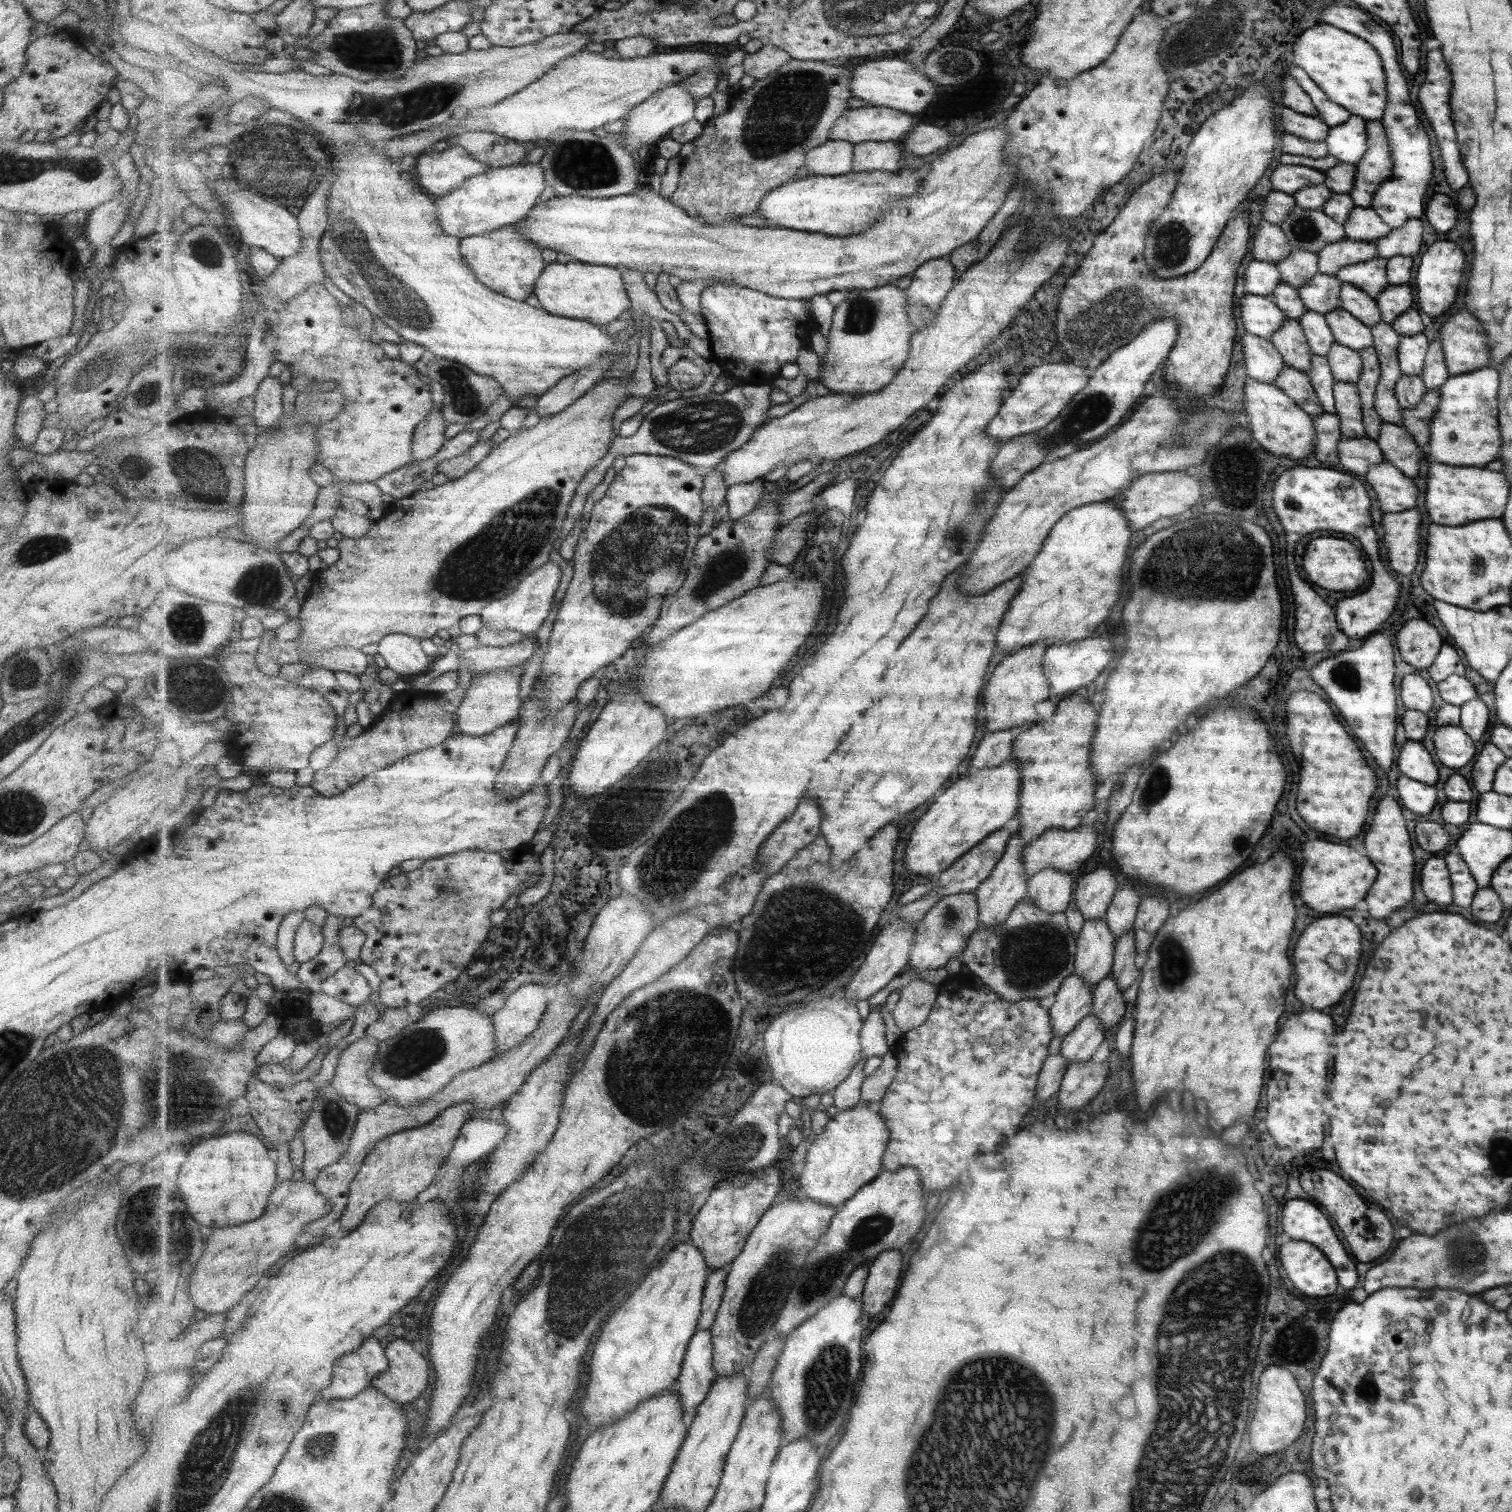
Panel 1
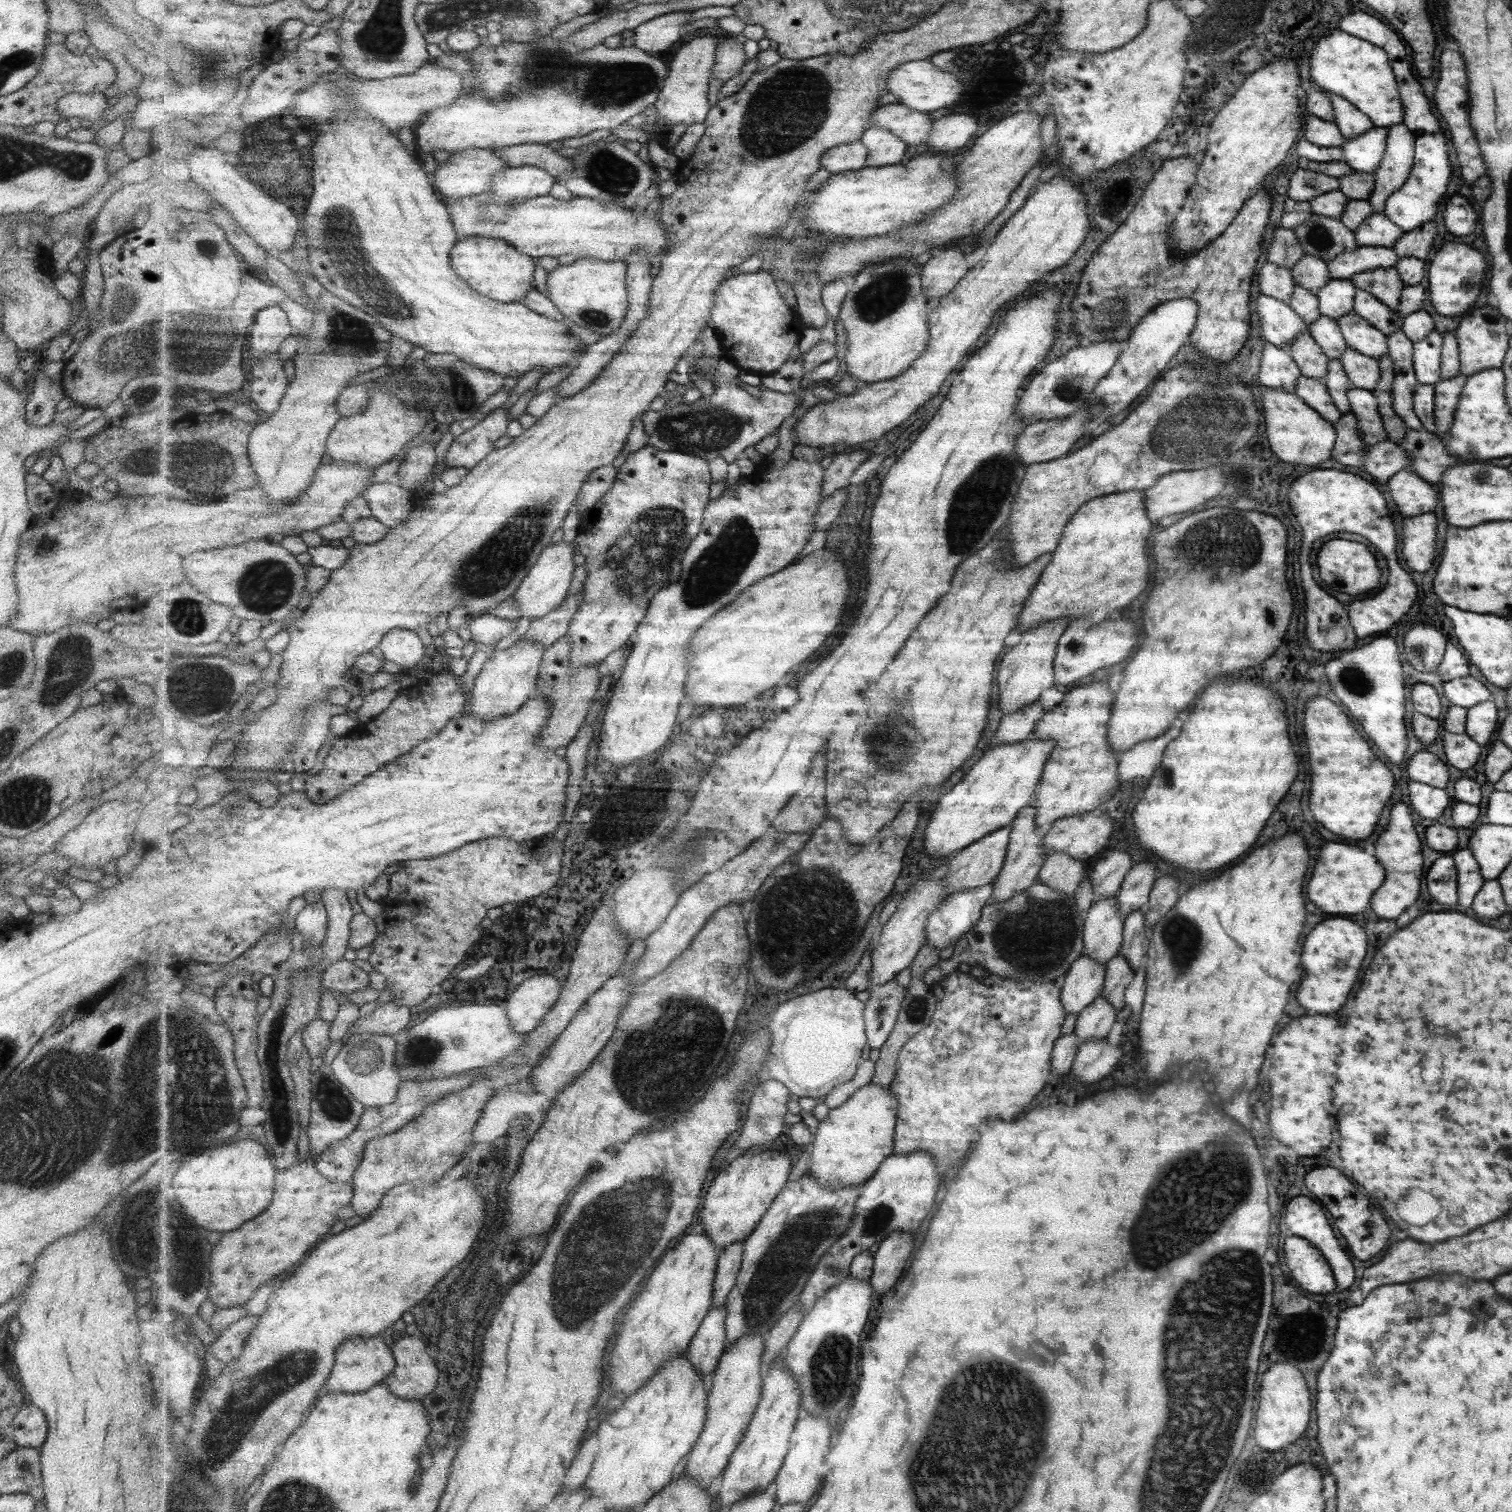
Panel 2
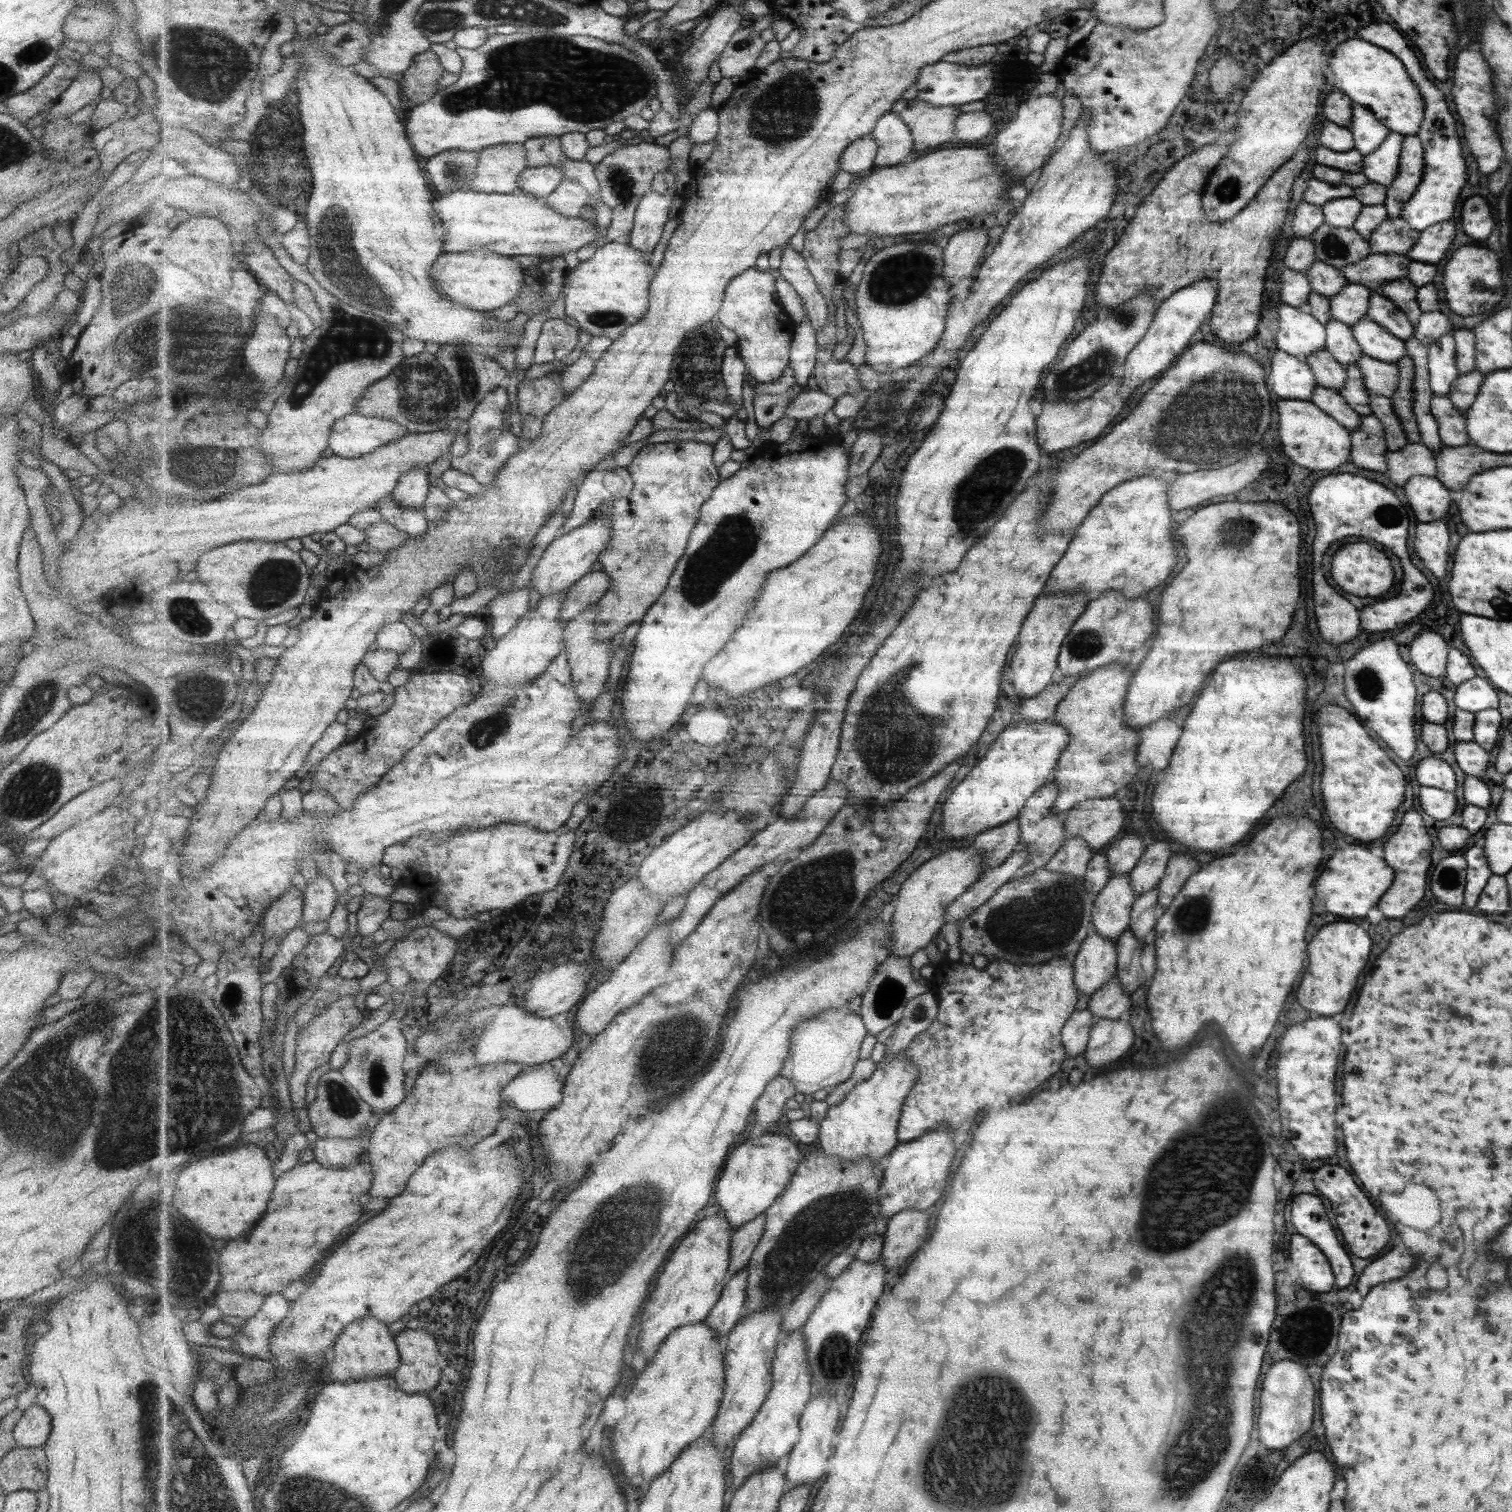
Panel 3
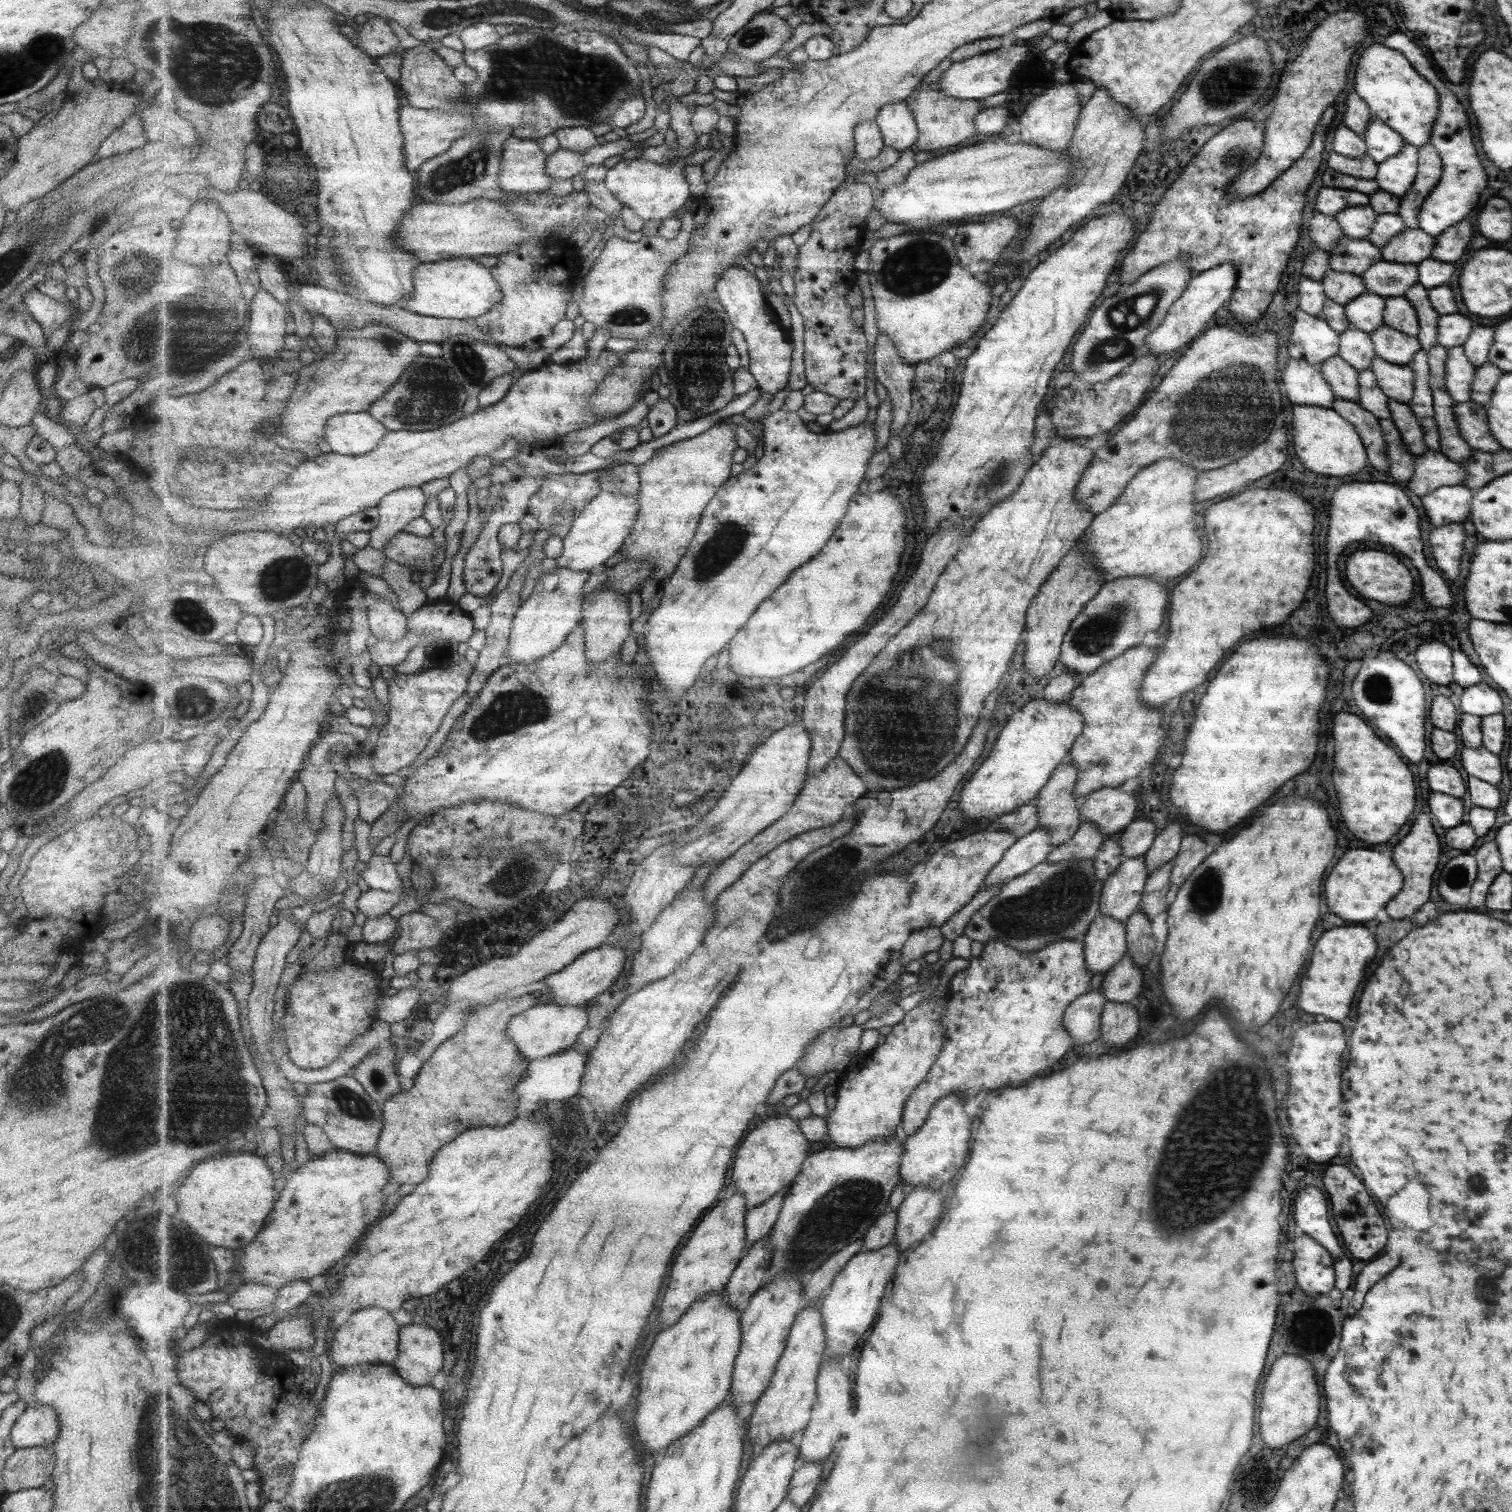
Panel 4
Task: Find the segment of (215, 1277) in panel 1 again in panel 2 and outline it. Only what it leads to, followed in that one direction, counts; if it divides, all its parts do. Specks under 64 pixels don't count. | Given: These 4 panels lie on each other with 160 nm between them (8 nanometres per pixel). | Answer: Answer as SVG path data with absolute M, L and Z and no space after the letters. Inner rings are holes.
M305 1160L293 1165L289 1170L279 1172L277 1188L275 1188L275 1202L259 1218L247 1222L239 1230L237 1240L233 1232L223 1236L221 1240L221 1256L225 1256L223 1260L219 1260L219 1246L213 1250L213 1260L211 1260L213 1280L211 1280L209 1300L215 1304L217 1309L239 1307L249 1302L257 1291L261 1291L264 1284L277 1283L275 1280L277 1276L289 1272L293 1266L298 1267L305 1258L308 1258L309 1252L312 1252L315 1246L319 1246L317 1240L321 1240L323 1236L331 1232L331 1226L335 1226L339 1220L339 1210L352 1204L353 1199L353 1181L351 1183L332 1181L319 1172L312 1160Z

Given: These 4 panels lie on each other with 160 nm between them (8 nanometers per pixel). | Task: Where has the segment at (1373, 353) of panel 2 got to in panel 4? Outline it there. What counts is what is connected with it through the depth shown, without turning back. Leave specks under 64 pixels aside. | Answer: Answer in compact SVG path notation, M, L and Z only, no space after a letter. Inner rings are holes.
M1386 324L1369 333L1369 336L1374 343L1375 354L1389 364L1407 365L1414 354L1422 349L1415 337L1404 335Z

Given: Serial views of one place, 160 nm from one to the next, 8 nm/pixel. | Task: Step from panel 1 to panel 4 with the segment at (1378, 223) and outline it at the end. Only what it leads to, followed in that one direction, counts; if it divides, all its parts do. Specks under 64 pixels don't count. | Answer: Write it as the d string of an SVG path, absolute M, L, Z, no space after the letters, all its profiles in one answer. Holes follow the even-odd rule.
M1406 228L1380 249L1382 260L1385 262L1417 265L1432 256L1434 246L1434 237L1425 234L1419 228Z

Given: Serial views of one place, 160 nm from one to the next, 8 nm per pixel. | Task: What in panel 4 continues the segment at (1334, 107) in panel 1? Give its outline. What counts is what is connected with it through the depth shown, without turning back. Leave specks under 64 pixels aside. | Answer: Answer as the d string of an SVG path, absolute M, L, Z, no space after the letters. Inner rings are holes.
M1371 118L1366 131L1362 135L1366 143L1366 154L1377 164L1395 156L1404 145L1402 135L1391 130L1381 119Z

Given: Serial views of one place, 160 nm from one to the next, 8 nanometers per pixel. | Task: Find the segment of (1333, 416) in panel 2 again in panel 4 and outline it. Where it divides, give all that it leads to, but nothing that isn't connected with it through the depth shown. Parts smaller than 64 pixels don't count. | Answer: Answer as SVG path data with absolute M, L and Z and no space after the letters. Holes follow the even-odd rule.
M1335 397L1331 409L1338 411L1358 431L1370 465L1379 472L1388 472L1386 440L1378 418L1375 418L1375 415L1372 415L1370 411L1363 410L1363 407L1360 407L1358 403L1347 399Z

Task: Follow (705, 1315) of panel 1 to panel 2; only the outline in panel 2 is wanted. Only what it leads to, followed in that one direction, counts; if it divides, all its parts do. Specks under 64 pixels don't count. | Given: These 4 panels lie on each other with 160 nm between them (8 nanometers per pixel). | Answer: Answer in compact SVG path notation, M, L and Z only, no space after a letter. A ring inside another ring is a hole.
M746 1240L734 1242L720 1253L717 1279L715 1279L714 1307L728 1302L731 1291L738 1282L743 1266Z

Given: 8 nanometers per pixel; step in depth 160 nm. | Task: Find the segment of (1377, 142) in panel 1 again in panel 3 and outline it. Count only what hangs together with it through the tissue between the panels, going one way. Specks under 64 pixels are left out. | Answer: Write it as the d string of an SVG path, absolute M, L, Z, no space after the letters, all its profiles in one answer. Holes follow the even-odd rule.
M1415 134L1403 137L1396 177L1385 188L1383 206L1389 217L1400 217L1407 201L1414 197L1425 168L1425 147Z

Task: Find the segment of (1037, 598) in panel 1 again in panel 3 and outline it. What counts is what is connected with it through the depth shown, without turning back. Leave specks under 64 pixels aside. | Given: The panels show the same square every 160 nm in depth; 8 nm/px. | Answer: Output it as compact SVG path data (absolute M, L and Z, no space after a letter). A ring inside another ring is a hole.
M1147 475L1130 478L1107 490L1082 525L1075 528L1075 542L1071 542L1071 550L1067 550L1063 562L1059 562L1051 578L1047 578L1043 592L1089 592L1087 595L1095 597L1111 588L1132 599L1159 586L1171 574L1173 566L1181 562L1178 542L1171 538L1173 510L1169 512L1166 493L1169 485Z

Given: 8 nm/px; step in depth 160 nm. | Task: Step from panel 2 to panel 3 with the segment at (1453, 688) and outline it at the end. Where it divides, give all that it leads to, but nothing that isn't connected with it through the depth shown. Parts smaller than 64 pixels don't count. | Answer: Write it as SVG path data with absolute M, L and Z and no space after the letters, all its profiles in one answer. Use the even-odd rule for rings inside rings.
M1480 673L1456 686L1456 708L1475 714L1479 710L1497 709L1496 688Z

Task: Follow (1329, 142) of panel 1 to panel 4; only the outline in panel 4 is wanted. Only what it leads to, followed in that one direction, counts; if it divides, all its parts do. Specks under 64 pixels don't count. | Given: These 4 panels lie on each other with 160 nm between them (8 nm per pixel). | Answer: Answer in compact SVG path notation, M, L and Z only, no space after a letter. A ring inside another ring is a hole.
M1404 142L1402 149L1377 165L1374 182L1379 191L1387 192L1393 197L1403 197L1409 191L1417 172L1418 148Z

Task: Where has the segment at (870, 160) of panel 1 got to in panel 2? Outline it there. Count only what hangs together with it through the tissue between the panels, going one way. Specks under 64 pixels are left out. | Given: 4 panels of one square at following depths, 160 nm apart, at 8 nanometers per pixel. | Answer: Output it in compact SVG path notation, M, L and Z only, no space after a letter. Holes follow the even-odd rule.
M877 125L871 127L861 142L870 150L869 167L898 165L907 161L908 144L888 128Z

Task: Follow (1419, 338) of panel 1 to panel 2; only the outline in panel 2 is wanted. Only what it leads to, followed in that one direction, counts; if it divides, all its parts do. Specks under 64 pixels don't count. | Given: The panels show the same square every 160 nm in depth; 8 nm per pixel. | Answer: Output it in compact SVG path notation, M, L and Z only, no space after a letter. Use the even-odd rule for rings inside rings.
M1435 331L1413 343L1413 367L1418 384L1434 385L1440 381L1442 344L1442 334Z

